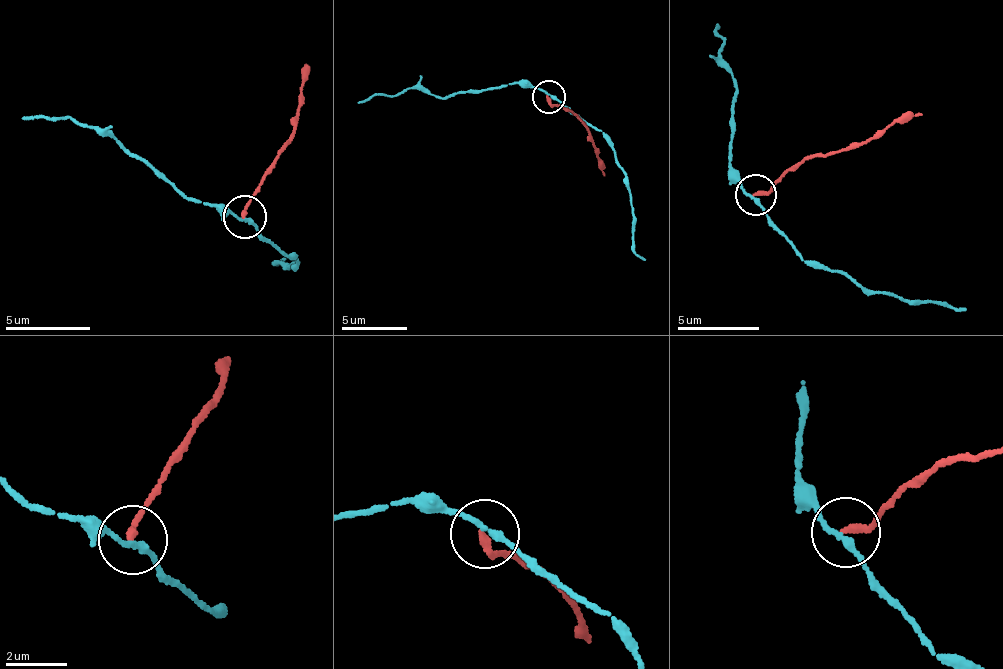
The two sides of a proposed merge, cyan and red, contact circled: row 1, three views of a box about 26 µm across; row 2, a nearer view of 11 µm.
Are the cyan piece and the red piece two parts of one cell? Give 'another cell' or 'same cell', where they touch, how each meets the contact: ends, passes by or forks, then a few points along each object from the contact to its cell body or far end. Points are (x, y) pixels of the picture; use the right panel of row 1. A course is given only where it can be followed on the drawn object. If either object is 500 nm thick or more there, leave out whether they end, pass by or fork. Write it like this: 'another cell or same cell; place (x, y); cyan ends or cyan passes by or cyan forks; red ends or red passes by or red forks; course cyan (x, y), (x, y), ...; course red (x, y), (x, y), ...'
another cell; place (755, 195); cyan passes by; red ends; course cyan (752, 196), (728, 164), (736, 91), (718, 54), (724, 39), (713, 28), (715, 26); course red (756, 195), (814, 156), (855, 147), (923, 115)

